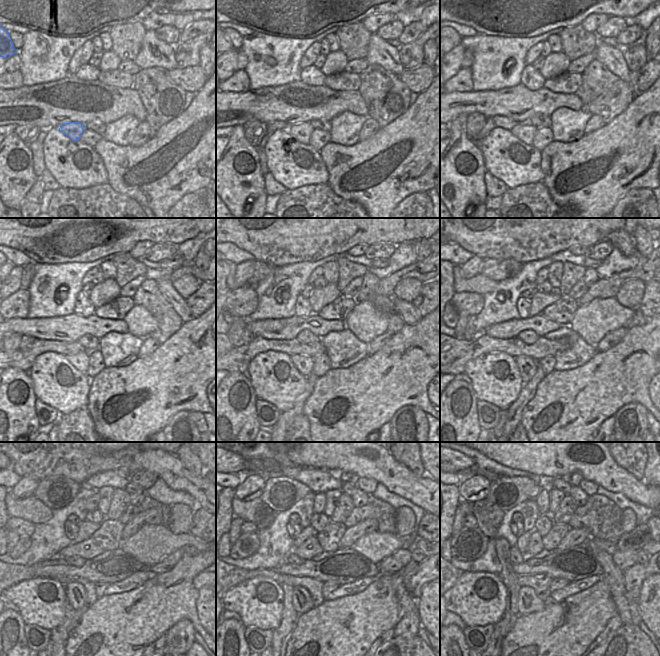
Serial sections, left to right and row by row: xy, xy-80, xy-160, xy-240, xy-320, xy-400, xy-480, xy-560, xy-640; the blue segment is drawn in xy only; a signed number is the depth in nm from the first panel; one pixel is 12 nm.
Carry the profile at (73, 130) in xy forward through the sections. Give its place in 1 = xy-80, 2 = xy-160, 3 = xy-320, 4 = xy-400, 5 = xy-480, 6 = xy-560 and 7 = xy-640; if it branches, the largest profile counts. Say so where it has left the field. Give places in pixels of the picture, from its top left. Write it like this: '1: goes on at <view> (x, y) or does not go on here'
1: goes on at xy-80 (302, 131)
2: goes on at xy-160 (525, 132)
3: goes on at xy-320 (304, 364)
4: goes on at xy-400 (527, 367)
5: goes on at xy-480 (75, 592)
6: goes on at xy-560 (302, 601)
7: goes on at xy-640 (528, 602)

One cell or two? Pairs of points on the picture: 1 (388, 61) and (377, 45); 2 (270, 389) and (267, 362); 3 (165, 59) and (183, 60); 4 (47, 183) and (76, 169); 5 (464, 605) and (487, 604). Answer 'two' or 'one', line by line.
1: one
2: one
3: two
4: two
5: one

